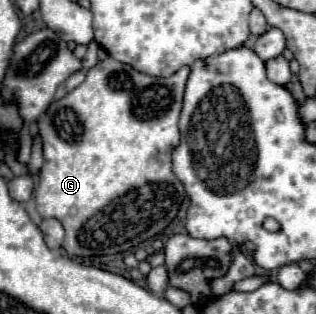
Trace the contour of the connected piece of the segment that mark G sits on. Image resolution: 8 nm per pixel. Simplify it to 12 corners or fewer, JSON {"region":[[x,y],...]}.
{"region":[[107,58],[39,120],[69,256],[157,236],[189,66]]}

